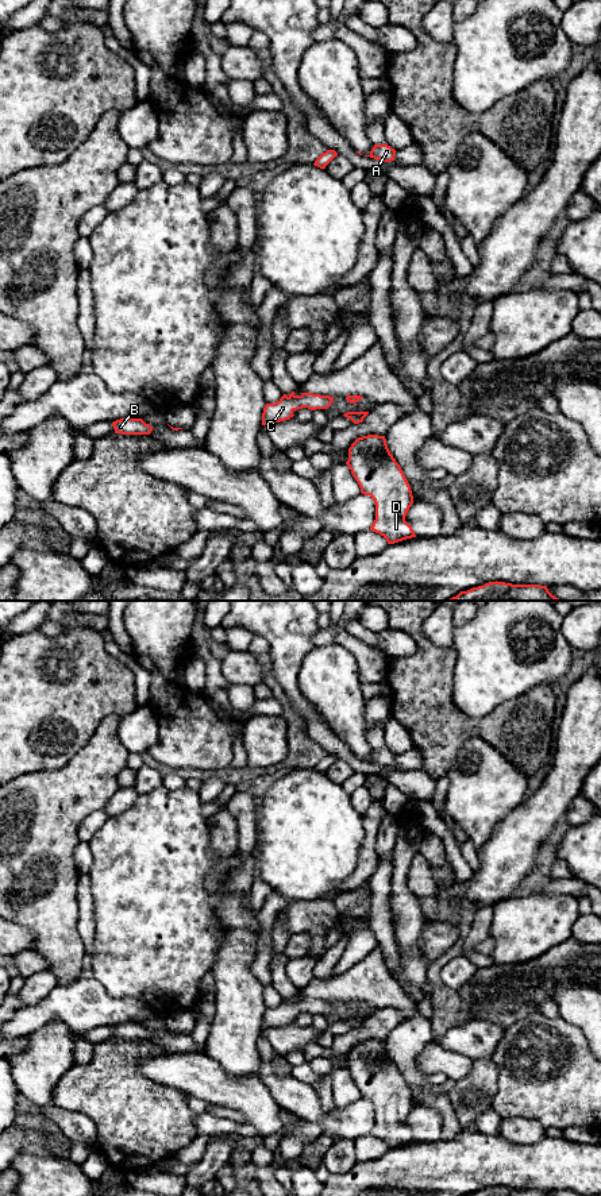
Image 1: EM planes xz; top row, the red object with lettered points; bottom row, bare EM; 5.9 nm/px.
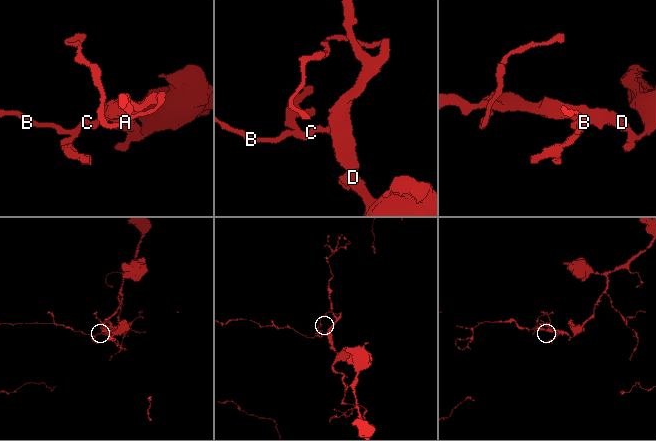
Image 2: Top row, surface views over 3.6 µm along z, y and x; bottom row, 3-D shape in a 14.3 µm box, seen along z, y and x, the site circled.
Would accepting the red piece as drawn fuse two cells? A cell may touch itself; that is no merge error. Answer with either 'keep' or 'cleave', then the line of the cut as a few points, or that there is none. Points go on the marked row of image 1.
keep; cut none

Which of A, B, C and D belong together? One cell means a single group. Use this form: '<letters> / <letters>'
A B C D

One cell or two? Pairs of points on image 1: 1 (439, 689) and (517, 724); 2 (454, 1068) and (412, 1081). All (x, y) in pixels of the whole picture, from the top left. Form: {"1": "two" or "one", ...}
{"1": "one", "2": "two"}

